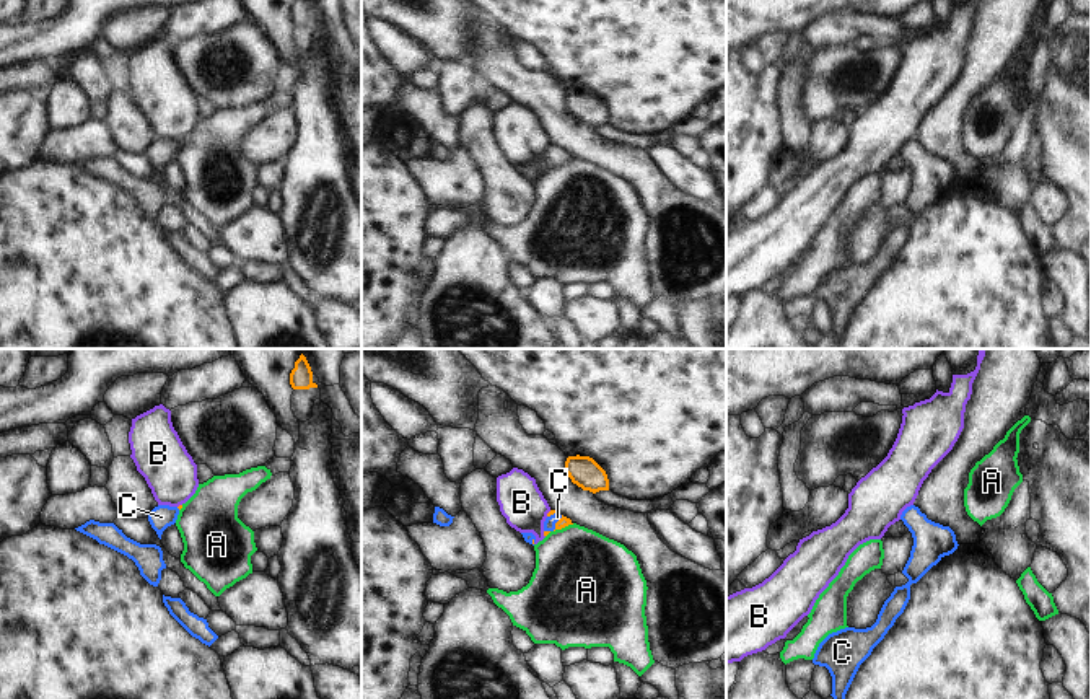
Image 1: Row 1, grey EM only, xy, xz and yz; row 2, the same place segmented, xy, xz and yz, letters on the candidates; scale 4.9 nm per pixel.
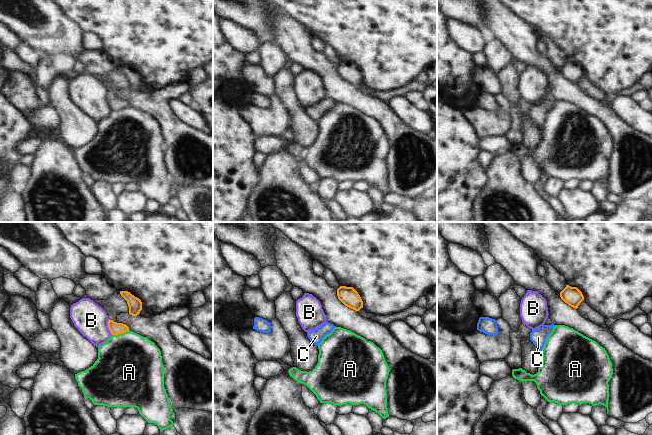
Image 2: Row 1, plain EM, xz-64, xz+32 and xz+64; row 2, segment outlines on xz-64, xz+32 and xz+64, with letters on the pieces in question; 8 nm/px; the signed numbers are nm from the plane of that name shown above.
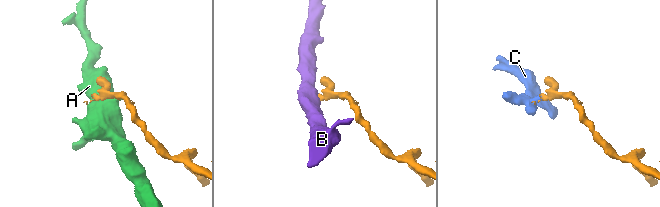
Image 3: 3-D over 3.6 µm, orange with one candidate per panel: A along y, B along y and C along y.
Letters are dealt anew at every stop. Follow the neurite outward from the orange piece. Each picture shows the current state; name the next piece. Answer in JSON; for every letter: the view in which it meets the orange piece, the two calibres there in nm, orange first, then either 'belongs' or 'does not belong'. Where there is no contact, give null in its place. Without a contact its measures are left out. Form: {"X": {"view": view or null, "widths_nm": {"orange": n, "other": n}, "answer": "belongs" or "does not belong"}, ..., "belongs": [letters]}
{"A": {"view": "xz", "widths_nm": {"orange": 50, "other": 440}, "answer": "does not belong"}, "B": {"view": "xz", "widths_nm": {"orange": 20, "other": 220}, "answer": "does not belong"}, "C": {"view": "xz", "widths_nm": {"orange": 50, "other": 60}, "answer": "belongs"}, "belongs": ["C"]}

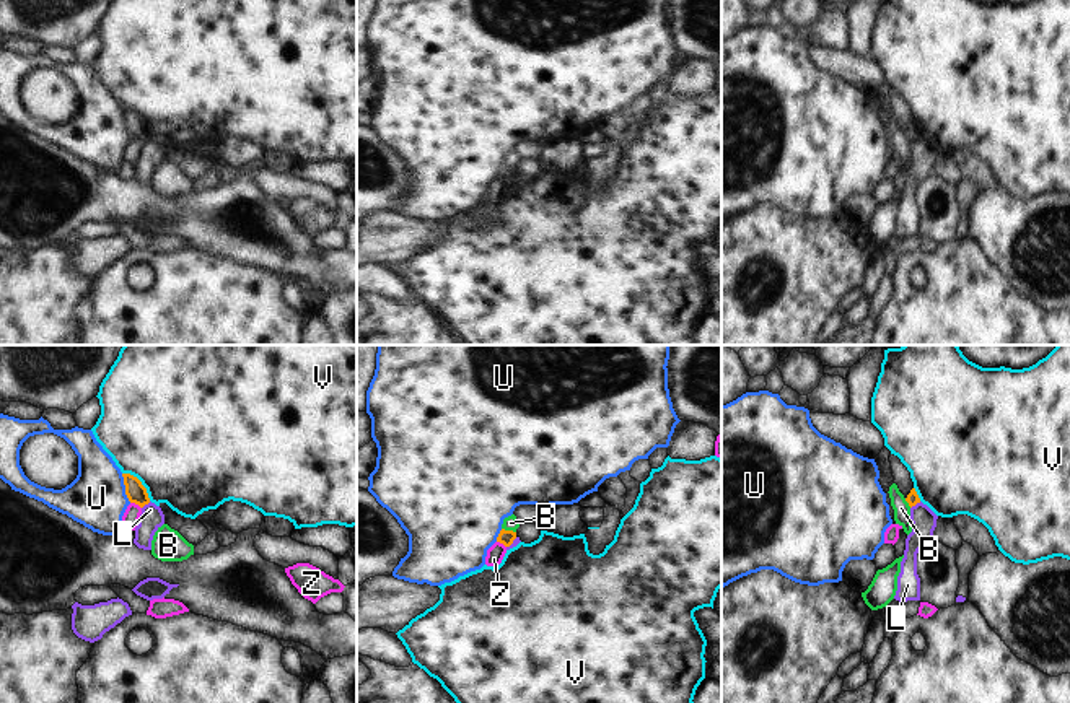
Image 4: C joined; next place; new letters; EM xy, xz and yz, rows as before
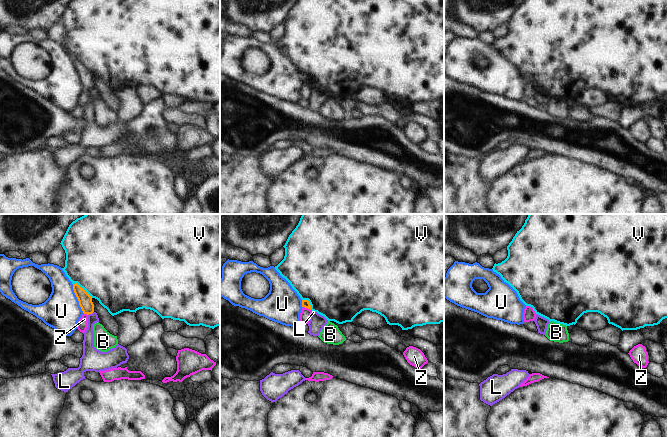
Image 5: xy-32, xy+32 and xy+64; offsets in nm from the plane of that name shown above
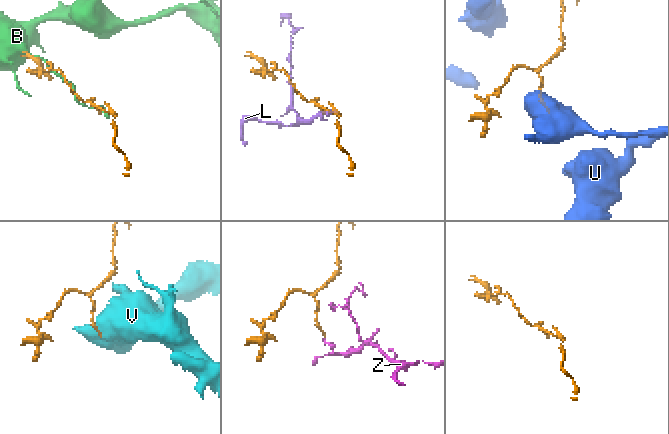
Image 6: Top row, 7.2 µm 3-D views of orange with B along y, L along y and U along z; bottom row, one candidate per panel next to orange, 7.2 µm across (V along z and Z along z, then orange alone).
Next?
{"B": {"view": "xz", "widths_nm": {"orange": 70, "other": 70}, "answer": "does not belong"}, "L": {"view": "yz", "widths_nm": {"orange": 70, "other": 130}, "answer": "does not belong"}, "U": {"view": "xy", "widths_nm": {"orange": 100, "other": 300}, "answer": "does not belong"}, "V": {"view": "xy", "widths_nm": {"orange": 100, "other": 500}, "answer": "does not belong"}, "Z": {"view": "xy", "widths_nm": {"orange": 100, "other": 80}, "answer": "does not belong"}, "belongs": []}

